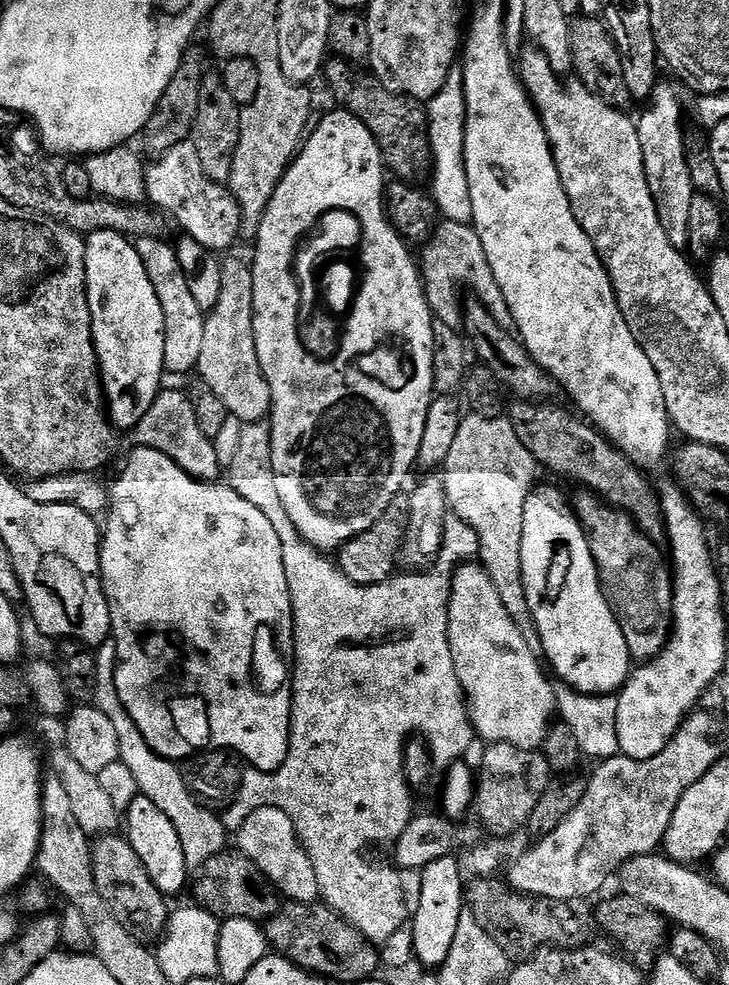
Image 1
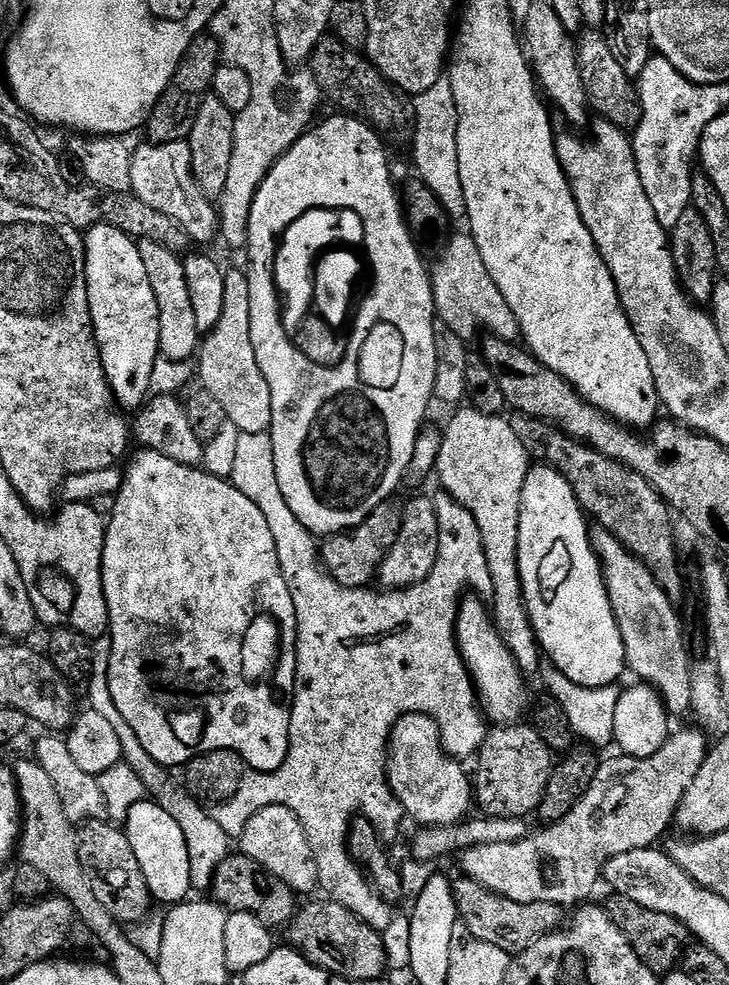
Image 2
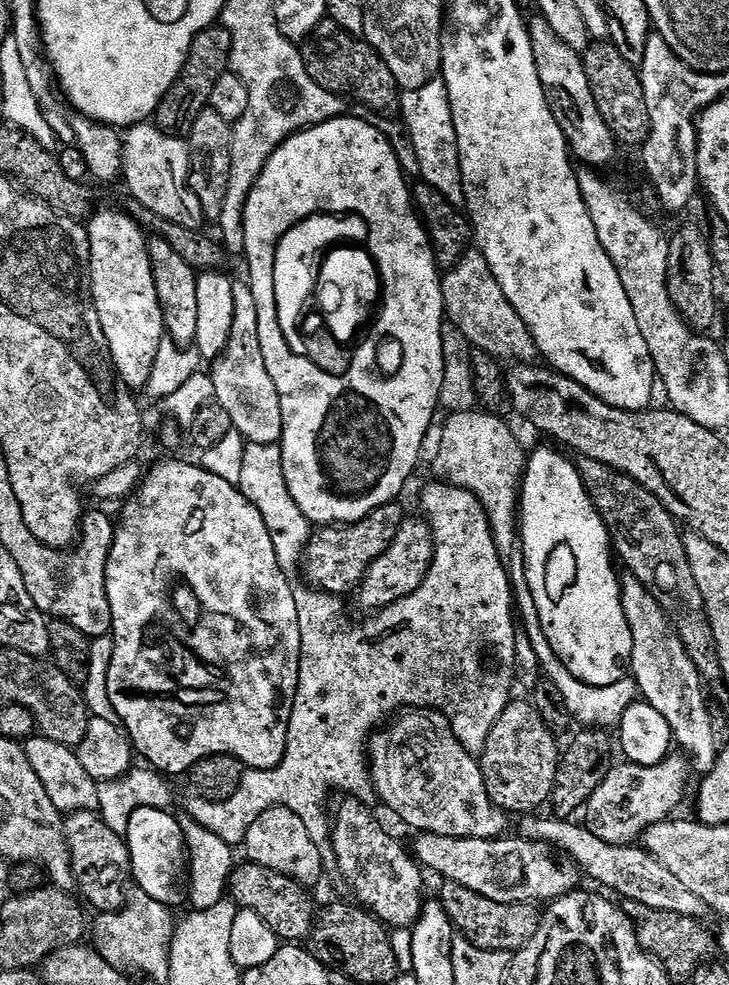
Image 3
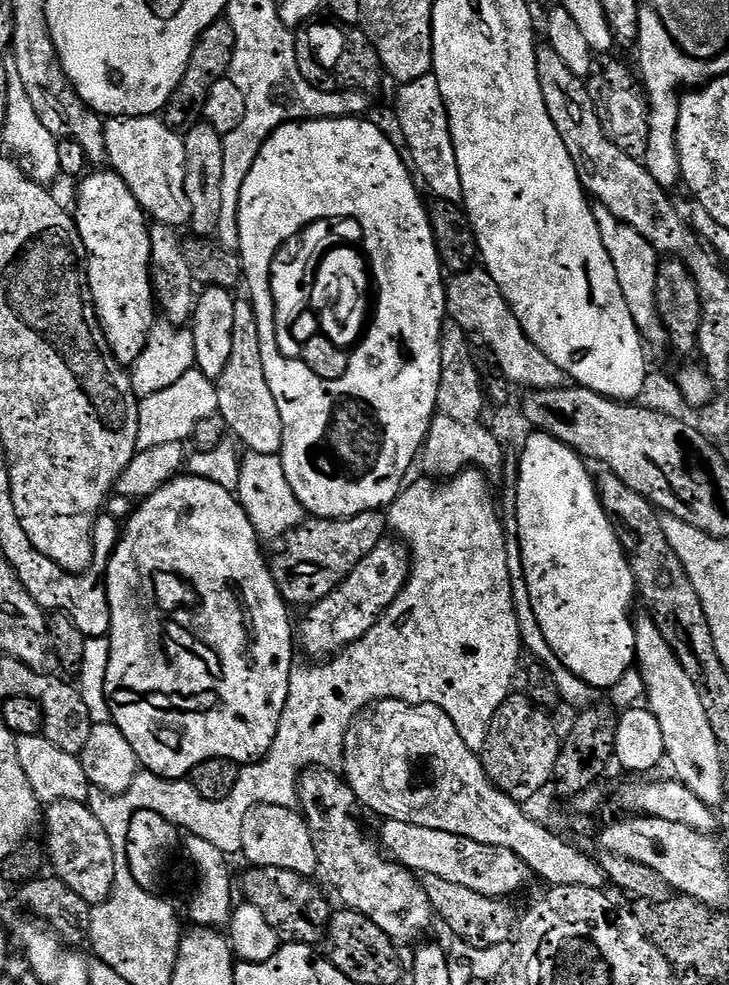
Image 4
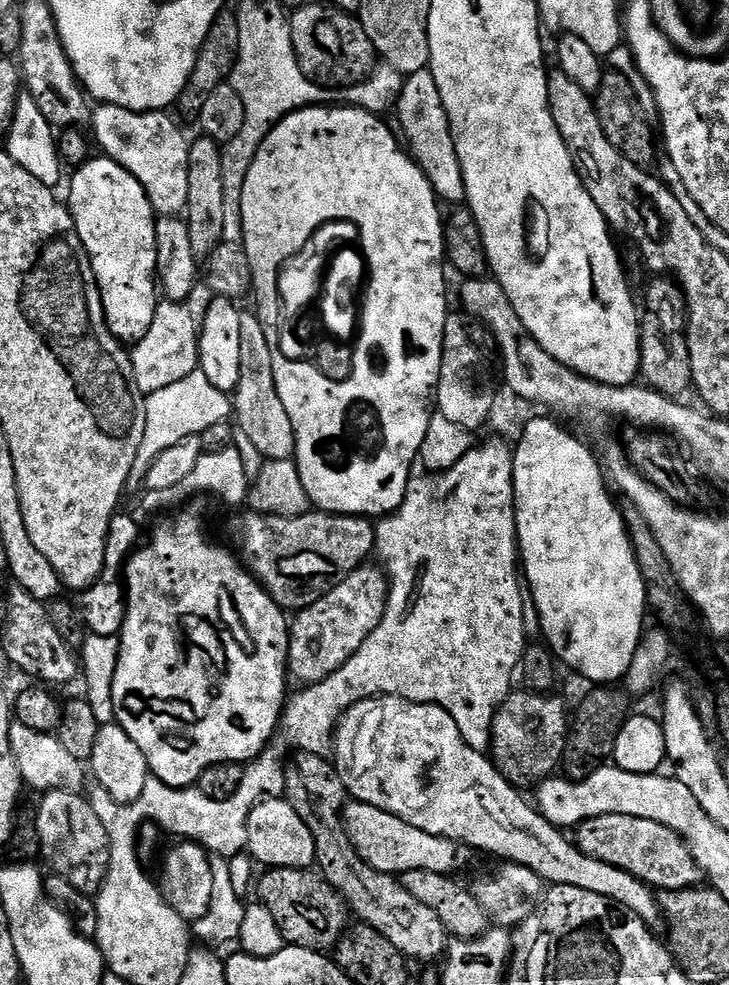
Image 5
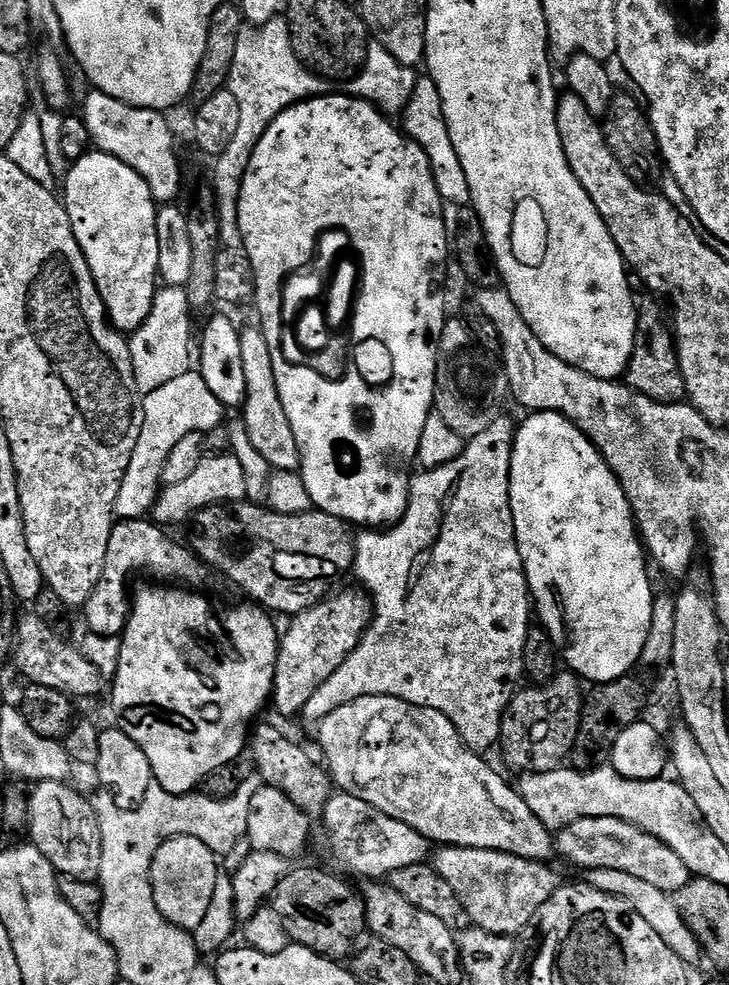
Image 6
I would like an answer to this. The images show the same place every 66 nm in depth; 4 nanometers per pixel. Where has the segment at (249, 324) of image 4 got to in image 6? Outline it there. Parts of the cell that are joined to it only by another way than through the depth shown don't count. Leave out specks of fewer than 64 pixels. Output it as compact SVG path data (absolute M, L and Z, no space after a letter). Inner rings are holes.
M245 327L241 331L240 341L246 388L246 398L242 405L243 431L248 432L254 449L266 458L272 470L296 472L300 466L300 451L298 442L294 438L294 430L290 430L290 418L286 418L286 410L282 410L282 398L278 394L278 386L274 378L272 351L268 345L268 337L259 327L248 329Z

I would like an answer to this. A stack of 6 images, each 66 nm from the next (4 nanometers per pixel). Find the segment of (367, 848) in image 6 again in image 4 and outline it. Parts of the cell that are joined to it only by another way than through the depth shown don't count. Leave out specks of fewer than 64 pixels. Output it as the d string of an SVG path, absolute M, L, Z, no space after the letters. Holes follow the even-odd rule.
M385 819L381 824L384 825L378 840L383 851L397 864L417 874L458 882L466 890L493 898L511 897L511 892L518 891L530 879L526 862L506 850L506 846L490 846L458 834L446 834L446 830L430 830L430 826L414 826L401 820Z

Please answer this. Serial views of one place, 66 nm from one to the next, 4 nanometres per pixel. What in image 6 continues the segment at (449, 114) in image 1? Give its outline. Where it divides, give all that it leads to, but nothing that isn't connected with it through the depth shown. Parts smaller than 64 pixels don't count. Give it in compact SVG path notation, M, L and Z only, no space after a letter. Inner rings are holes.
M422 76L417 79L414 92L402 113L403 120L402 128L405 135L419 145L430 162L431 172L434 174L434 182L438 186L441 199L451 207L467 207L471 203L469 184L466 182L465 171L462 170L458 154L455 153L454 146L450 142L444 111L441 110L441 96L431 77Z

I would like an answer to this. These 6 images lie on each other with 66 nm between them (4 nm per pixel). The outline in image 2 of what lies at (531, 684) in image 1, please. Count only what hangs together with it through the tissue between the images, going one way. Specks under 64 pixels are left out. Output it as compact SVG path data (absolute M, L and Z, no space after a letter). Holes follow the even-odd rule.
M465 599L461 603L456 616L456 645L460 648L460 657L472 675L472 683L476 686L476 695L485 717L496 726L519 721L528 704L528 692L524 689L526 678L500 636L485 601L483 604L480 601L483 599L472 599L476 600Z

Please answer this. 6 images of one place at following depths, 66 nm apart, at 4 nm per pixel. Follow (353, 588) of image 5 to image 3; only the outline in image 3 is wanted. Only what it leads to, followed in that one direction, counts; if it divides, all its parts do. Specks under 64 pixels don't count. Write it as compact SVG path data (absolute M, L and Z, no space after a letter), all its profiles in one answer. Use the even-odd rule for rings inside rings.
M405 517L393 542L371 563L360 581L356 590L359 604L369 612L377 612L408 597L425 580L433 554L432 534L427 523L419 517Z

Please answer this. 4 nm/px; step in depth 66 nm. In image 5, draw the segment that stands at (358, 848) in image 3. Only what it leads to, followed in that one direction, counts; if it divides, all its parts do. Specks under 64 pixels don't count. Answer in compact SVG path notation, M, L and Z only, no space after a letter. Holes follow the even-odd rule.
M301 752L293 757L292 761L287 761L284 769L284 792L288 803L294 806L294 810L298 810L298 818L302 818L302 822L306 822L310 834L314 834L315 867L320 875L328 880L330 886L334 886L336 891L344 897L344 903L354 913L357 921L367 924L369 928L378 930L378 934L382 934L382 938L387 938L409 961L436 960L439 956L441 959L445 955L450 936L444 923L438 918L438 914L434 914L434 910L430 910L430 906L426 906L418 898L414 898L414 894L410 894L410 890L406 890L404 883L397 879L393 873L379 872L367 864L357 854L350 838L344 833L342 813L345 803L349 799L349 794L344 789L342 778L336 773L335 763L331 759L315 756L309 752Z

